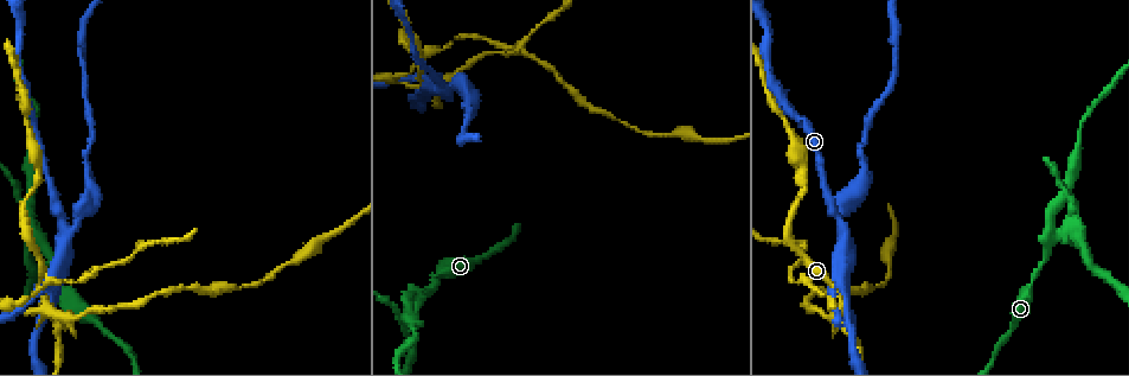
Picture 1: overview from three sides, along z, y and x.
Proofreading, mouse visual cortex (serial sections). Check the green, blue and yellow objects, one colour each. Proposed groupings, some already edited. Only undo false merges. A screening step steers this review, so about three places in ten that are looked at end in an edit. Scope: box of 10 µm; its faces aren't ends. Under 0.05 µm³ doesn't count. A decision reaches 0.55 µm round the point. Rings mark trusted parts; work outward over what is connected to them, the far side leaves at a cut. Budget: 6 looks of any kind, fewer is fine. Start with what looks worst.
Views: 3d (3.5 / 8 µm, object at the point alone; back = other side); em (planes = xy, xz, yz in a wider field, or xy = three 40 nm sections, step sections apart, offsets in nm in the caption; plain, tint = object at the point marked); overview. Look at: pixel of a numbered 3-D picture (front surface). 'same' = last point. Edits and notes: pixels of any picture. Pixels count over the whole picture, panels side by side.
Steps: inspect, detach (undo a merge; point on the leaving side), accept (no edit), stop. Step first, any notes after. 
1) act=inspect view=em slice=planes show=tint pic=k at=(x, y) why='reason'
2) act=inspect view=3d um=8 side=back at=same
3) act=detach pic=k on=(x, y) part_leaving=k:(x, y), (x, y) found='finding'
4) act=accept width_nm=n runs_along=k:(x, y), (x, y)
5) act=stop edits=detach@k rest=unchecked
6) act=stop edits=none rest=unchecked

act=inspect view=3d um=8 side=back pic=1 at=(841, 306) why='four or more arms meet'

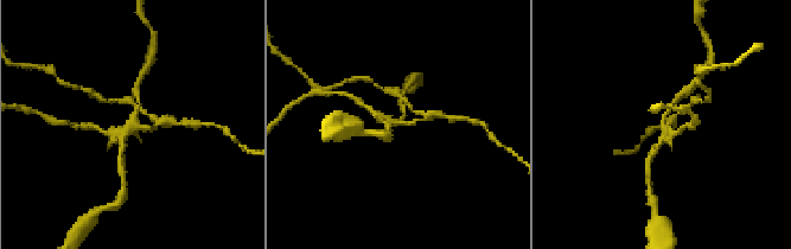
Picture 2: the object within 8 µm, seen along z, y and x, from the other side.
act=inspect view=em slice=xy step=5 show=tint at=same

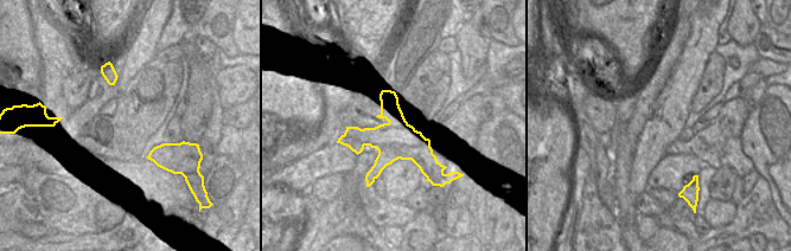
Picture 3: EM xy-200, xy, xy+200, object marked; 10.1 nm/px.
act=detach pic=2 on=(159, 121) part_leaving=2:(117, 133), (83, 125) found='two cells meet here'

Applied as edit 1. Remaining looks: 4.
act=inspect view=overview why='see it whole again'

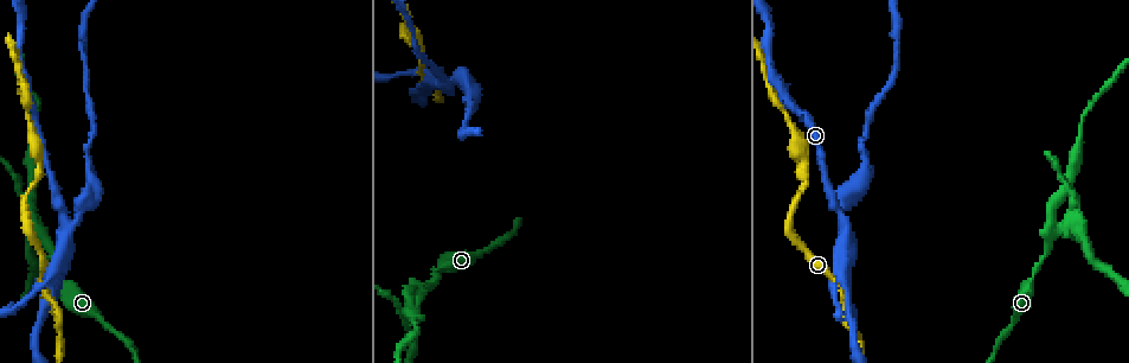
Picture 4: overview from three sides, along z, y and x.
act=inspect view=3d um=8 pic=4 at=(34, 228) why='arms run side by side'

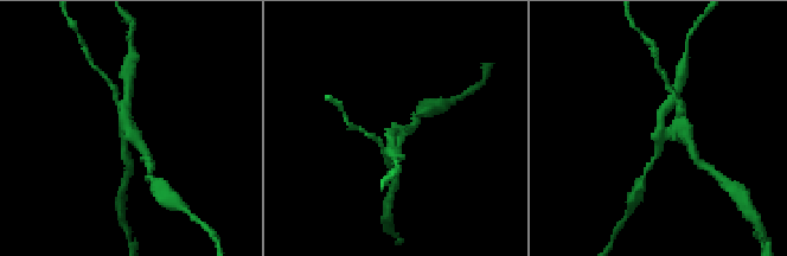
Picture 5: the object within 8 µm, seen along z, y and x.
act=inspect view=em slice=xy step=5 show=tint at=same arms=4 arm_widths_nm=200,250,250,250

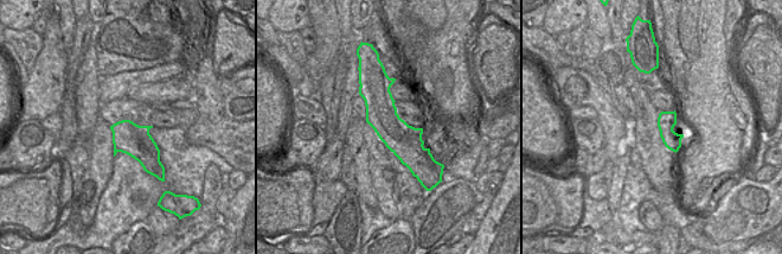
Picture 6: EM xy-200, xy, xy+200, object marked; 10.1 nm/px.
act=detach pic=5 on=(684, 126) part_leaving=5:(666, 132), (686, 136), (695, 161) found='a second cell is stuck on'

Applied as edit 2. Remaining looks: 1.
act=stop edits=detach@2,detach@5 rest=unchecked

